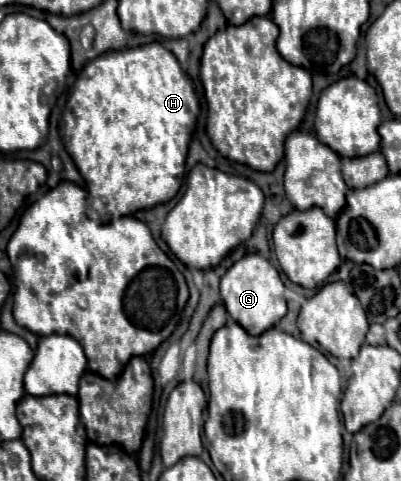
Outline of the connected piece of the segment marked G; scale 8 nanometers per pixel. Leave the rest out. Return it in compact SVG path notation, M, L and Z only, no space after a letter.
M246 254L240 258L220 280L220 294L224 298L228 314L250 334L260 336L268 328L274 328L286 314L284 284L278 270L260 254Z

